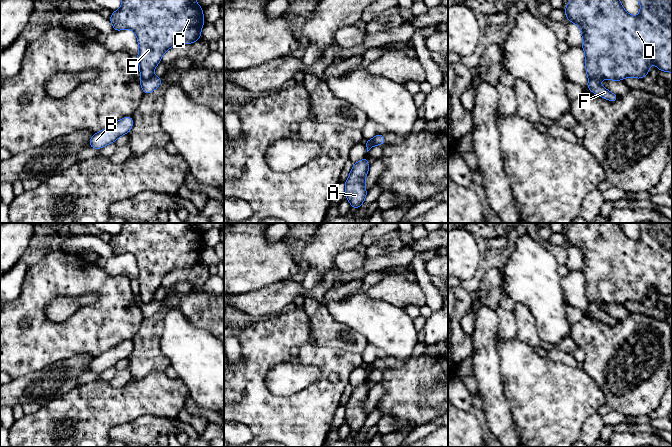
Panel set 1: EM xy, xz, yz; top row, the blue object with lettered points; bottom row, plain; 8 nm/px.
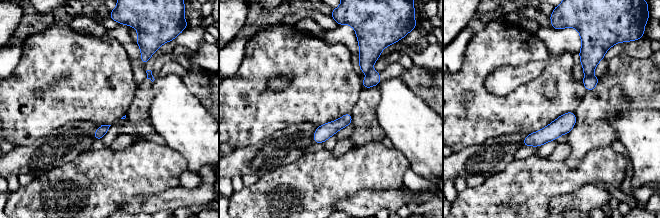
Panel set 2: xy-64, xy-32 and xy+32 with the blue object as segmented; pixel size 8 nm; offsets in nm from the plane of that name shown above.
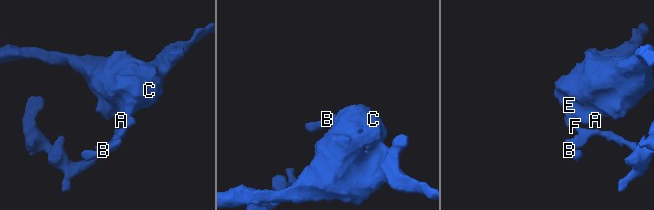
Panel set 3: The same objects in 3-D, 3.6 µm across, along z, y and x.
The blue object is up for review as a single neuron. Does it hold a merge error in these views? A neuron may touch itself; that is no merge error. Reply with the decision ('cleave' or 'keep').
cleave

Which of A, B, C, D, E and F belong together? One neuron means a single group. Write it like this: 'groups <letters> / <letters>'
groups A C D E / B F

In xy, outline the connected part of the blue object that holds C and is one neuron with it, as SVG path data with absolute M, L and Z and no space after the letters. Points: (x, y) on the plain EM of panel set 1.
M122 223L121 231L112 236L109 244L114 255L130 253L136 258L139 267L139 295L144 304L153 300L155 291L168 273L199 264L205 247L203 232L195 223Z

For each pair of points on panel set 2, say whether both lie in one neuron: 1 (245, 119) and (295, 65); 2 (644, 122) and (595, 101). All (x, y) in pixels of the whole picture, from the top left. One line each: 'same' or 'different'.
1: same
2: different

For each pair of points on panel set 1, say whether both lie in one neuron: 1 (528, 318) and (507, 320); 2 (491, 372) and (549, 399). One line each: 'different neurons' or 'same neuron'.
1: different neurons
2: different neurons

